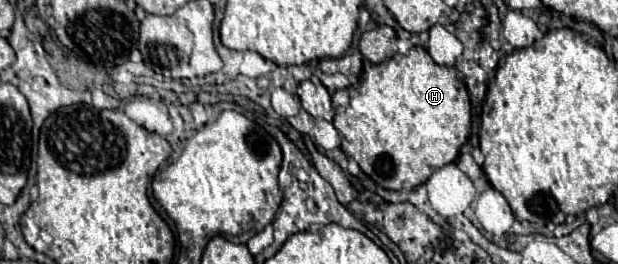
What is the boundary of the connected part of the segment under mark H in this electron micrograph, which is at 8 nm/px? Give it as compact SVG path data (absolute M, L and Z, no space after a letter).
M422 46L410 48L408 54L396 54L396 56L392 56L390 60L386 60L382 64L368 64L364 68L362 78L360 78L360 84L356 88L344 88L344 90L340 90L340 92L336 92L332 96L332 108L336 112L334 126L336 126L336 130L342 136L342 150L344 150L344 154L350 156L350 158L354 158L358 162L358 166L362 168L362 172L366 172L376 184L380 184L384 188L392 188L392 190L412 190L414 186L418 186L424 180L428 180L428 176L432 176L432 172L436 168L442 168L444 164L456 162L458 160L458 154L460 154L460 149L467 142L471 130L471 102L464 82L458 80L454 68L448 68L448 66L442 68L442 66L438 66L428 56L428 52Z

